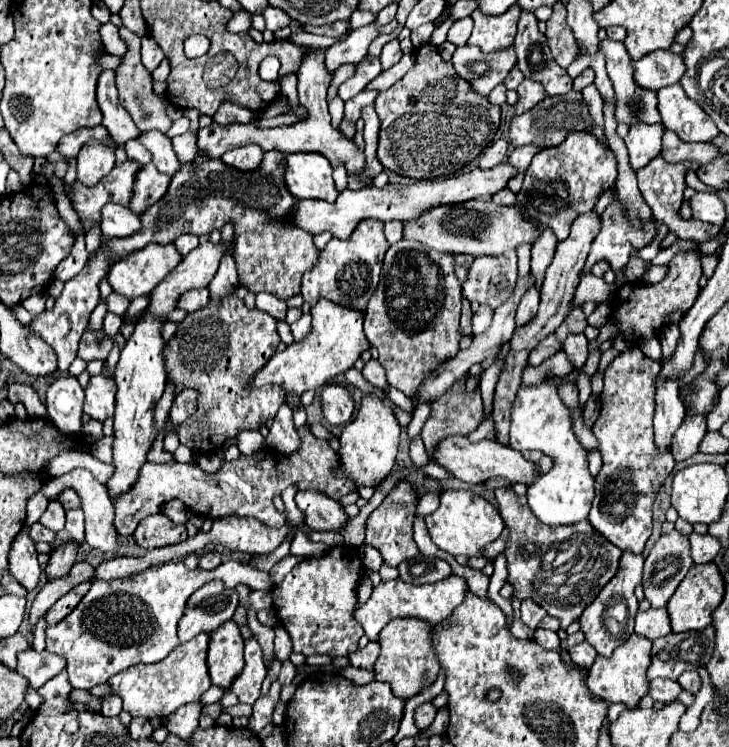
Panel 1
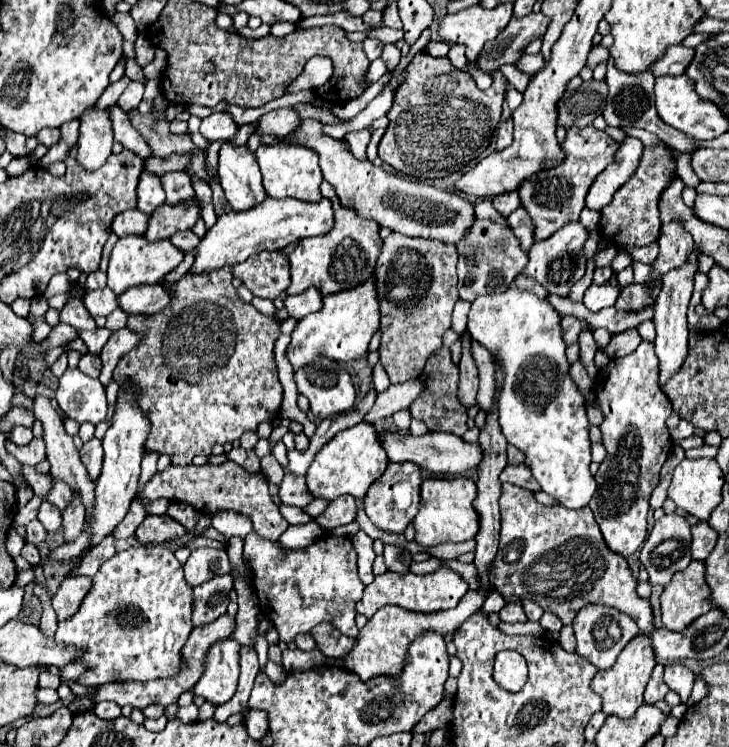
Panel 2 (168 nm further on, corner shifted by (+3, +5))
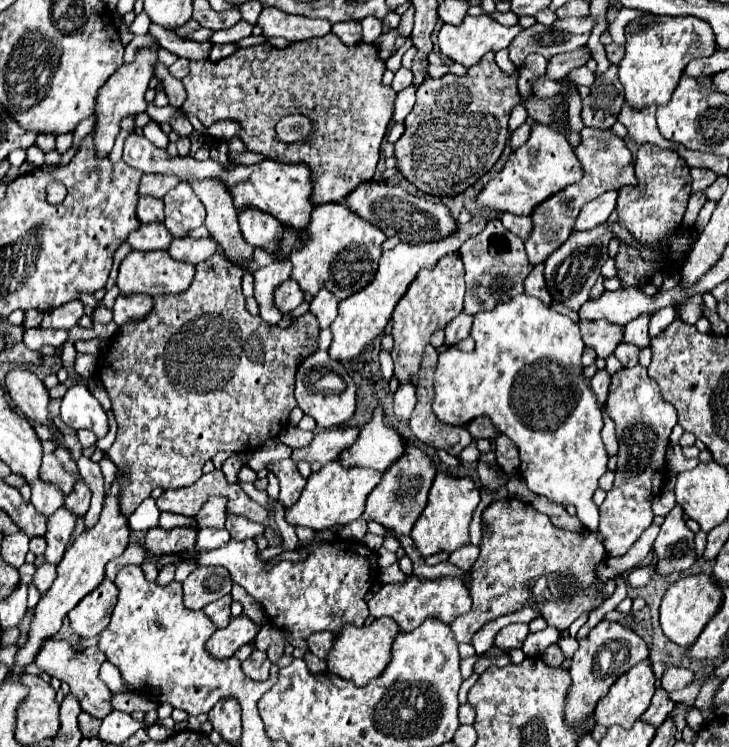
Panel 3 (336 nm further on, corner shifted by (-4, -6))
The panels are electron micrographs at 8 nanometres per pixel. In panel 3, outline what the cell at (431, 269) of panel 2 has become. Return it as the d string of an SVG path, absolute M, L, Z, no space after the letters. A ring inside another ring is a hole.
M458 254L444 256L434 270L424 270L416 276L416 280L410 284L408 292L402 296L402 300L396 304L392 320L392 336L394 336L394 348L392 348L392 360L394 360L394 374L400 382L414 382L422 352L430 342L430 336L436 330L442 330L452 318L456 318L462 312L464 302L464 268Z

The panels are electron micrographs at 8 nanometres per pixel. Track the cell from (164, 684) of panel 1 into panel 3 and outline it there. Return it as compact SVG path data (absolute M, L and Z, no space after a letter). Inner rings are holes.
M240 614L236 618L232 616L230 624L226 628L220 628L212 634L206 648L216 658L230 658L230 656L234 656L234 652L240 646L252 642L254 636L258 634L258 630L260 630L260 626L254 624L246 614Z

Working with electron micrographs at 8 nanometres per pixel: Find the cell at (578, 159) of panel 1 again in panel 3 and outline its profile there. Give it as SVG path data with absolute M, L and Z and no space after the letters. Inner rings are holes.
M582 128L580 134L582 134L582 142L574 152L576 152L578 160L582 162L584 178L578 184L566 186L562 192L554 194L552 198L542 202L534 210L534 214L532 214L534 230L532 230L530 240L526 242L526 252L528 252L530 264L544 262L556 248L560 248L560 244L564 244L564 240L568 240L574 220L586 202L598 198L600 194L604 194L608 190L620 190L622 186L636 186L636 182L638 182L634 178L632 154L626 148L622 138L614 136L612 130L596 130L596 128Z

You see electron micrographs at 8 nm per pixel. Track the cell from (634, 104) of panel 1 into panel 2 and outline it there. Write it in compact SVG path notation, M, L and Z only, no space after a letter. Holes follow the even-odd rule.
M609 57L605 81L607 81L607 85L609 85L609 99L607 99L607 105L605 105L605 111L603 111L603 117L605 117L607 125L613 125L613 127L631 125L631 127L647 129L647 131L655 133L667 147L677 149L677 151L681 151L681 153L693 153L693 151L697 149L697 141L695 141L695 139L685 137L681 131L669 127L669 125L663 123L661 117L657 115L657 109L655 109L655 93L653 93L655 77L653 77L649 71L645 71L645 73L621 73L621 71L613 65L613 57Z

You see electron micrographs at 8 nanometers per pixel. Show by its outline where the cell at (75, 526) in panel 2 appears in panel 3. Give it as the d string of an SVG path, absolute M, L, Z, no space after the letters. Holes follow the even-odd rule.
M80 478L80 480L76 480L72 492L66 496L66 504L64 504L64 506L66 506L70 512L74 512L78 518L82 518L82 516L88 512L90 496L92 496L90 488L88 488L88 486L84 484L84 480Z

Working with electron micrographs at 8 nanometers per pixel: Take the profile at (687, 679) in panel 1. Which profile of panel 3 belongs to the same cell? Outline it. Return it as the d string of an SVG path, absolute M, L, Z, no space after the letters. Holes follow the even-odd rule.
M670 666L664 676L662 676L662 688L666 692L672 692L672 690L680 690L684 686L688 686L690 682L694 680L694 672L686 670L686 668L680 668L680 666Z

